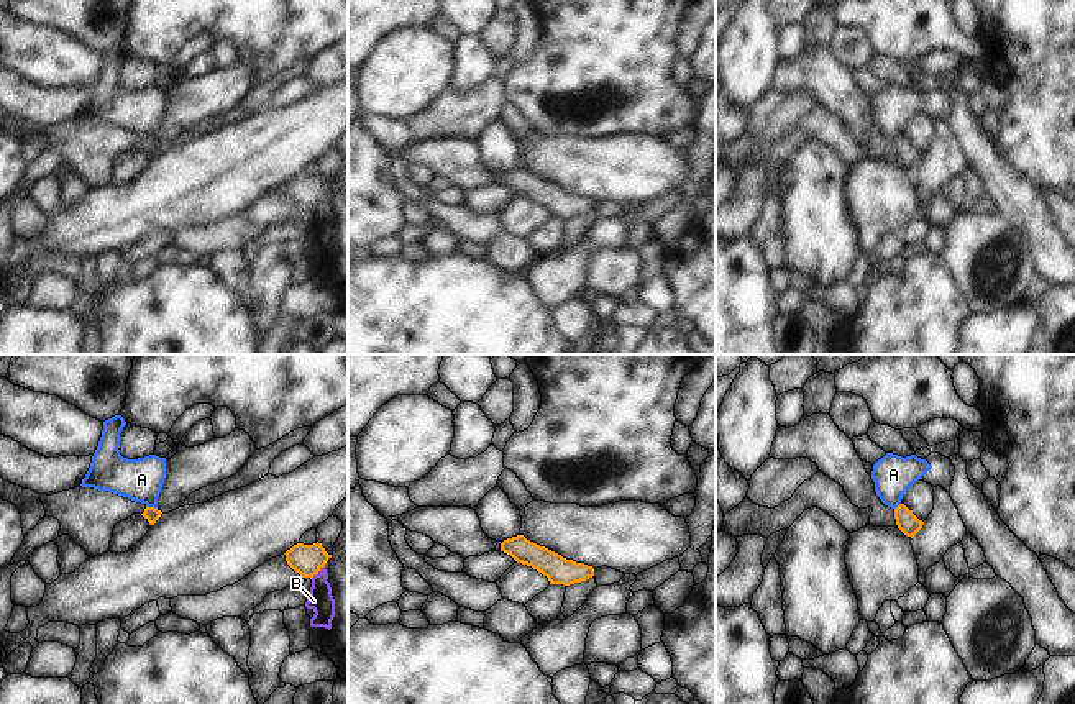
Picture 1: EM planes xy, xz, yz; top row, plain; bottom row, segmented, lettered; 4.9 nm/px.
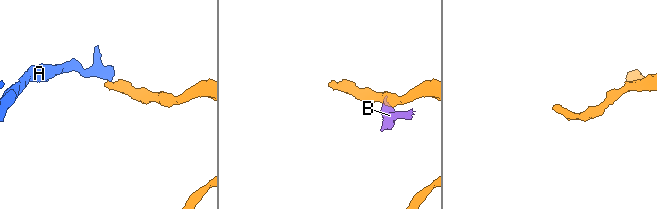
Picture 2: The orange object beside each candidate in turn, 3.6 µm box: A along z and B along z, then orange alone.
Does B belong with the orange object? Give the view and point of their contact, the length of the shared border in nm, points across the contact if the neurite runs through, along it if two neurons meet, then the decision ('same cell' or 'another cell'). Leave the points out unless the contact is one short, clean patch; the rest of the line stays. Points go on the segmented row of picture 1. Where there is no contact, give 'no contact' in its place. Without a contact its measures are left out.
xy (317, 571) | 100 nm | along xy (324, 565), (311, 578) | another cell

